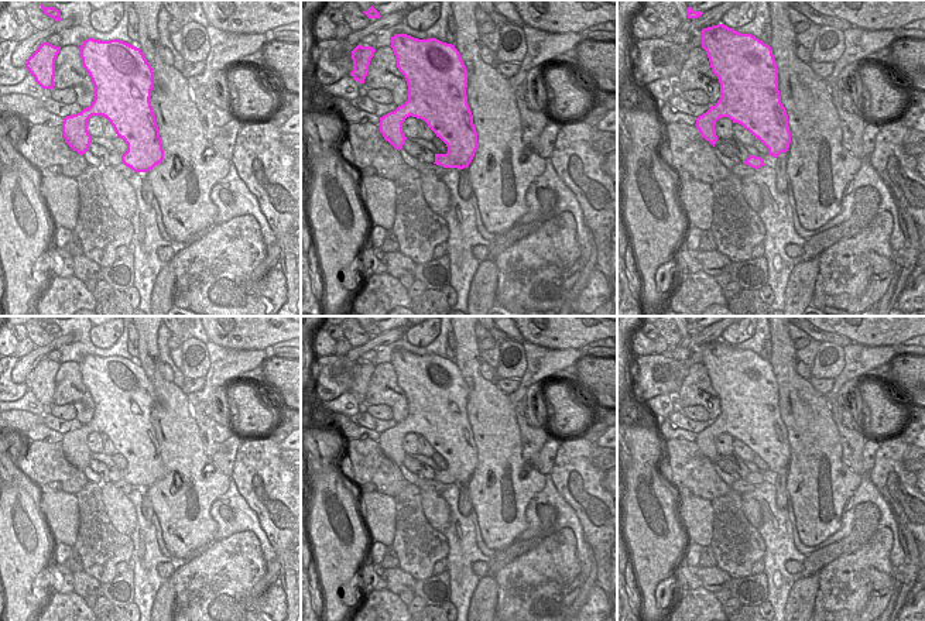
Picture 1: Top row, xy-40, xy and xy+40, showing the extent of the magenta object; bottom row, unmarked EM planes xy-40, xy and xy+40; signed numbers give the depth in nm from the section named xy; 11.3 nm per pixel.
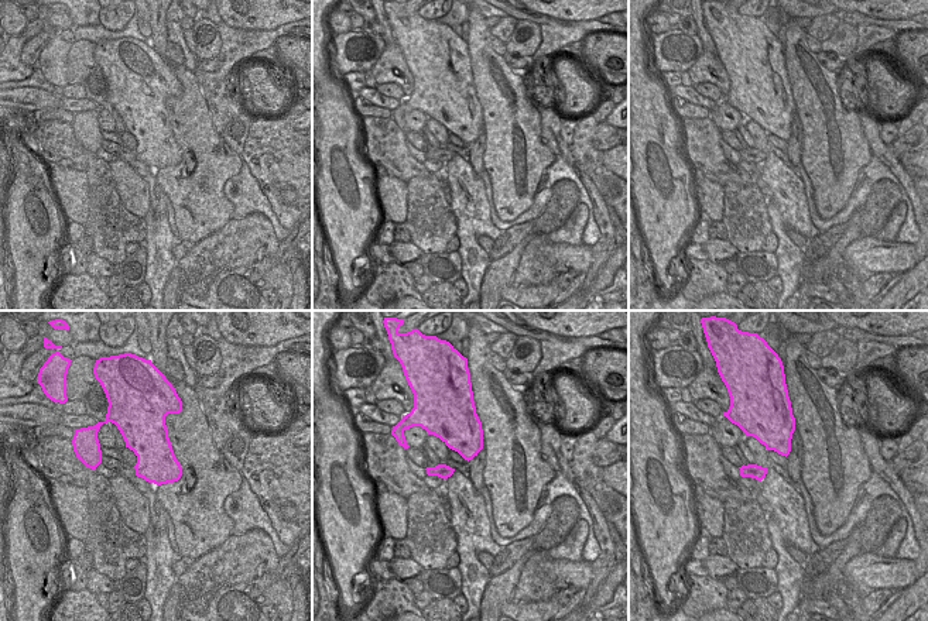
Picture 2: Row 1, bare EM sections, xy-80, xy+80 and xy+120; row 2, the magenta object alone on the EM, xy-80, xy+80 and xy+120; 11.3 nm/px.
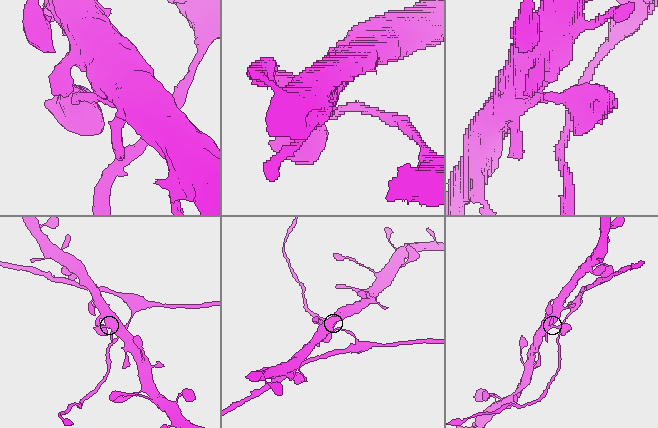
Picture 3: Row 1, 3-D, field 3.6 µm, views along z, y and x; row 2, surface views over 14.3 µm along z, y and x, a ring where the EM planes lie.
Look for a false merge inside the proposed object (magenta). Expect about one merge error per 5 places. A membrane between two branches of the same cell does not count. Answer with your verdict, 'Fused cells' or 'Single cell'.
Single cell

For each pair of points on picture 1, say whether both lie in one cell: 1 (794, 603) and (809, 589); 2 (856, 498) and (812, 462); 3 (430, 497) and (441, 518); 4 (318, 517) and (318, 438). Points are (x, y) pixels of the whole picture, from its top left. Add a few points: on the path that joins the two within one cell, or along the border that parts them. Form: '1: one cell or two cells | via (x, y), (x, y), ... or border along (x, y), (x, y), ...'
1: one cell | via (798, 600), (805, 593)
2: two cells | border along (862, 476), (859, 487), (843, 507), (839, 525)
3: one cell | via (432, 503), (438, 513)
4: one cell | via (326, 497), (328, 457)

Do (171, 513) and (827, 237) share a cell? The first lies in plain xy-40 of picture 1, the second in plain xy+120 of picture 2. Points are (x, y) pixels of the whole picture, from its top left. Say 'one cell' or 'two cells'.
two cells

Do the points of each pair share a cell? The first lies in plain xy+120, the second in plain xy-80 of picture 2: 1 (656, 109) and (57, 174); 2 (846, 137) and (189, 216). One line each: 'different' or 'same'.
1: different
2: same

